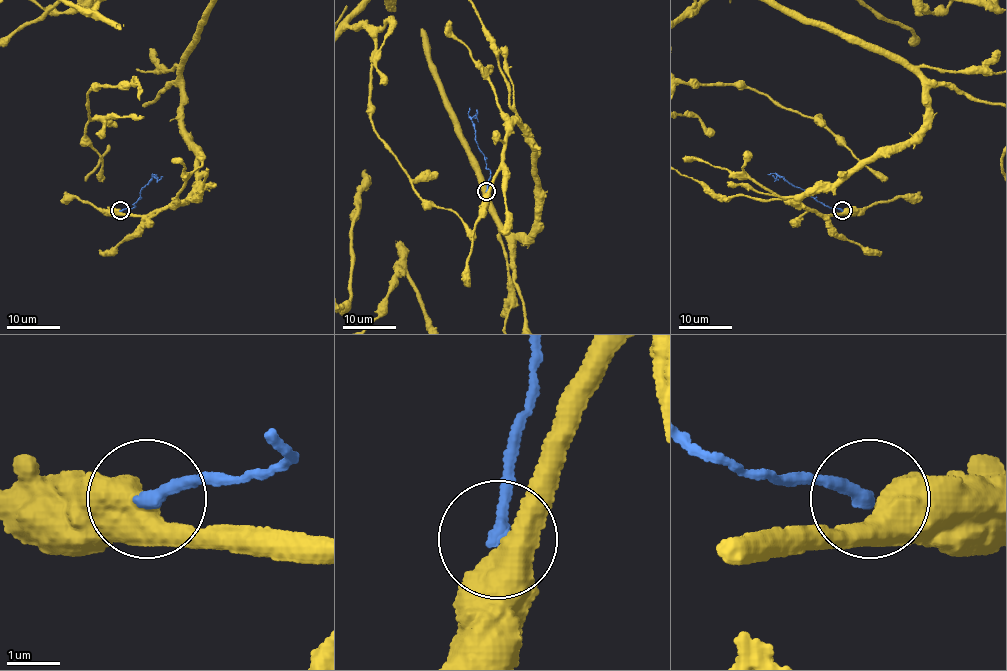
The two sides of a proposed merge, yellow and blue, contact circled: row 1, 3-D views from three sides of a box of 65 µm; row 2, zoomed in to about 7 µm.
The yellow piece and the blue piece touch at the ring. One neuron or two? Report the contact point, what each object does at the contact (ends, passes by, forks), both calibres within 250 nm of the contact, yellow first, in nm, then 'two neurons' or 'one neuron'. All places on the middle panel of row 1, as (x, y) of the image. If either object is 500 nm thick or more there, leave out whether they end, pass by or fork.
(486, 191) | 550/260 nm | two neurons

